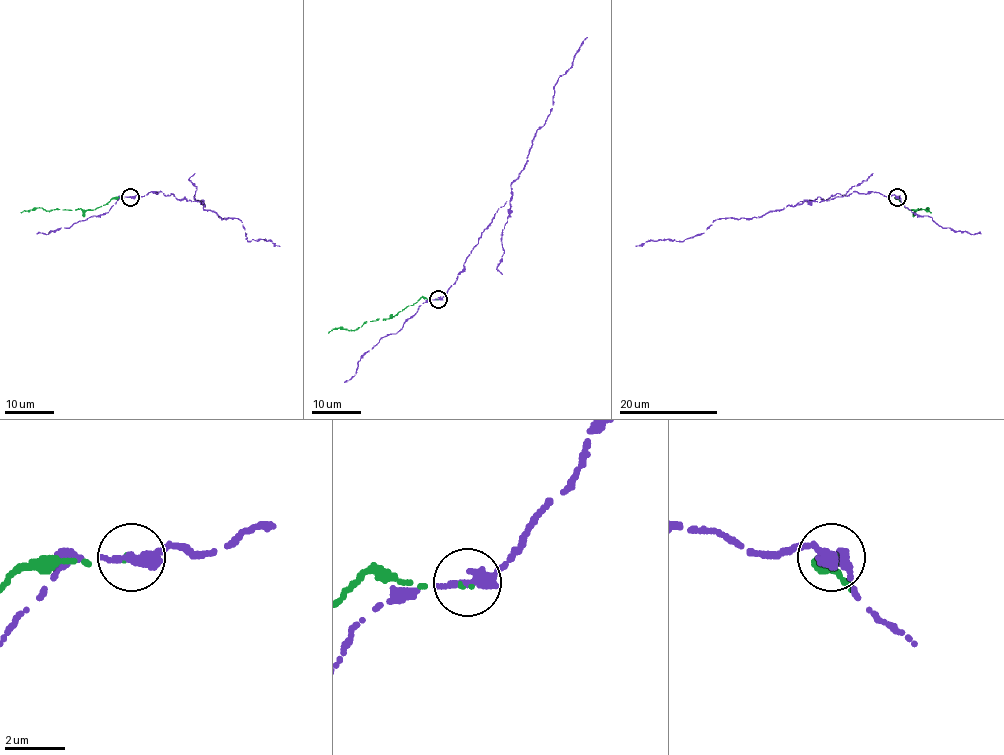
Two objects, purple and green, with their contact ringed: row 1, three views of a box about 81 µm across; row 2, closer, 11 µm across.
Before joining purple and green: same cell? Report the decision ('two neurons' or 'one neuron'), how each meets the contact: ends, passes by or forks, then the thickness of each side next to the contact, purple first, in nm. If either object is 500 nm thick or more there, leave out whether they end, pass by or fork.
two neurons; purple ends; green ends; calibres 480 and 130 nm

